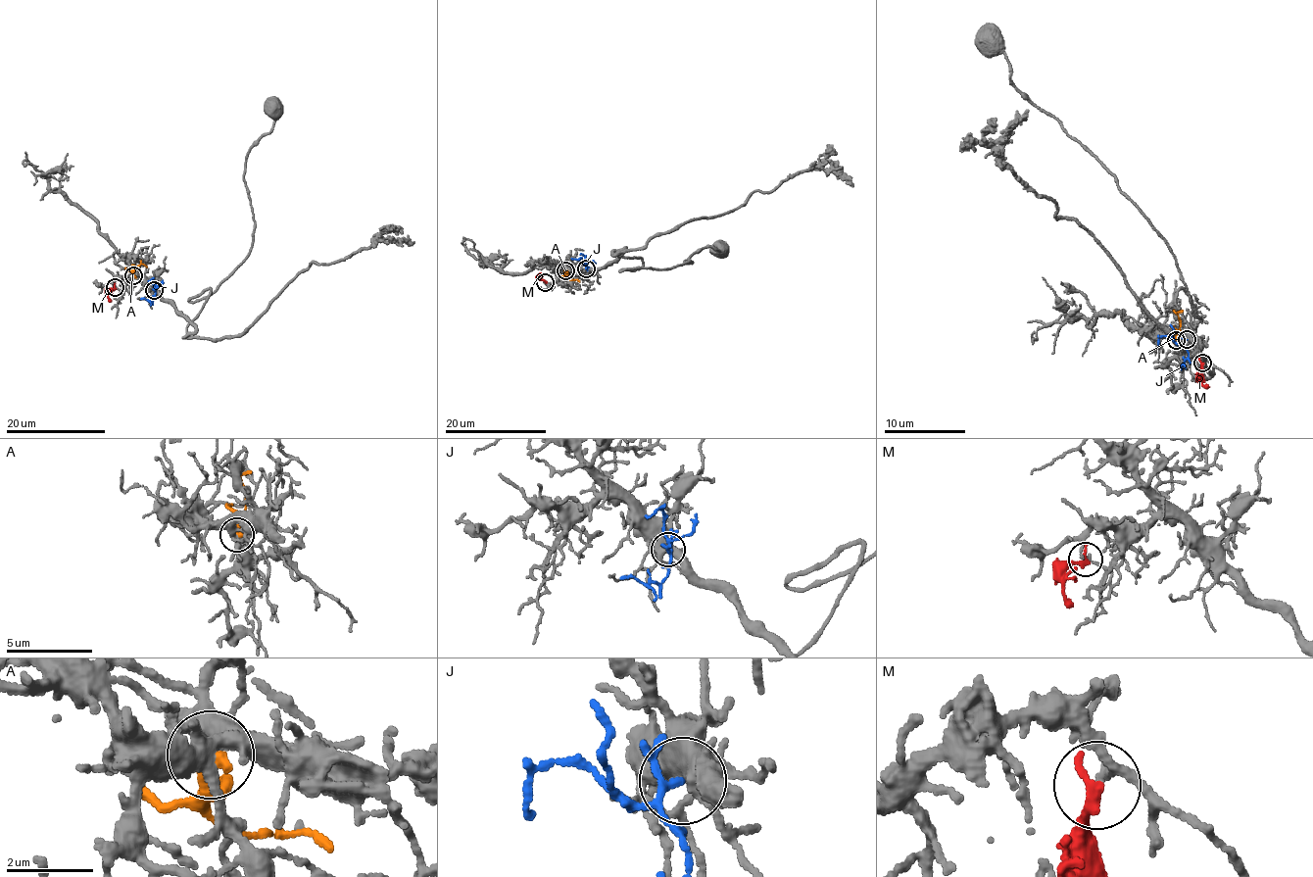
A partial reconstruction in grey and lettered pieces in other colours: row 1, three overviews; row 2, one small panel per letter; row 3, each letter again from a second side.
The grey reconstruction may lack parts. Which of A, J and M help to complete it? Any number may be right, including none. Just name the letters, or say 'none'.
J

